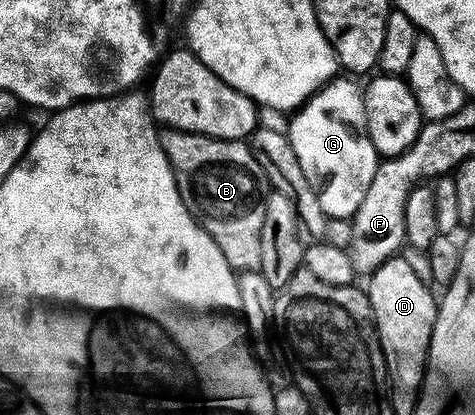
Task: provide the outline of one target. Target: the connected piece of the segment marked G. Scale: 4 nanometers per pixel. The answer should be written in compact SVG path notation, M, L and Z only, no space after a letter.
M332 81L319 88L297 113L290 116L291 131L289 138L297 153L297 161L301 161L301 169L305 169L305 177L310 183L317 184L321 209L328 220L350 220L357 213L361 201L365 201L365 193L373 181L373 173L381 162L381 156L376 153L373 141L366 133L365 105L363 91L355 83L339 83Z

